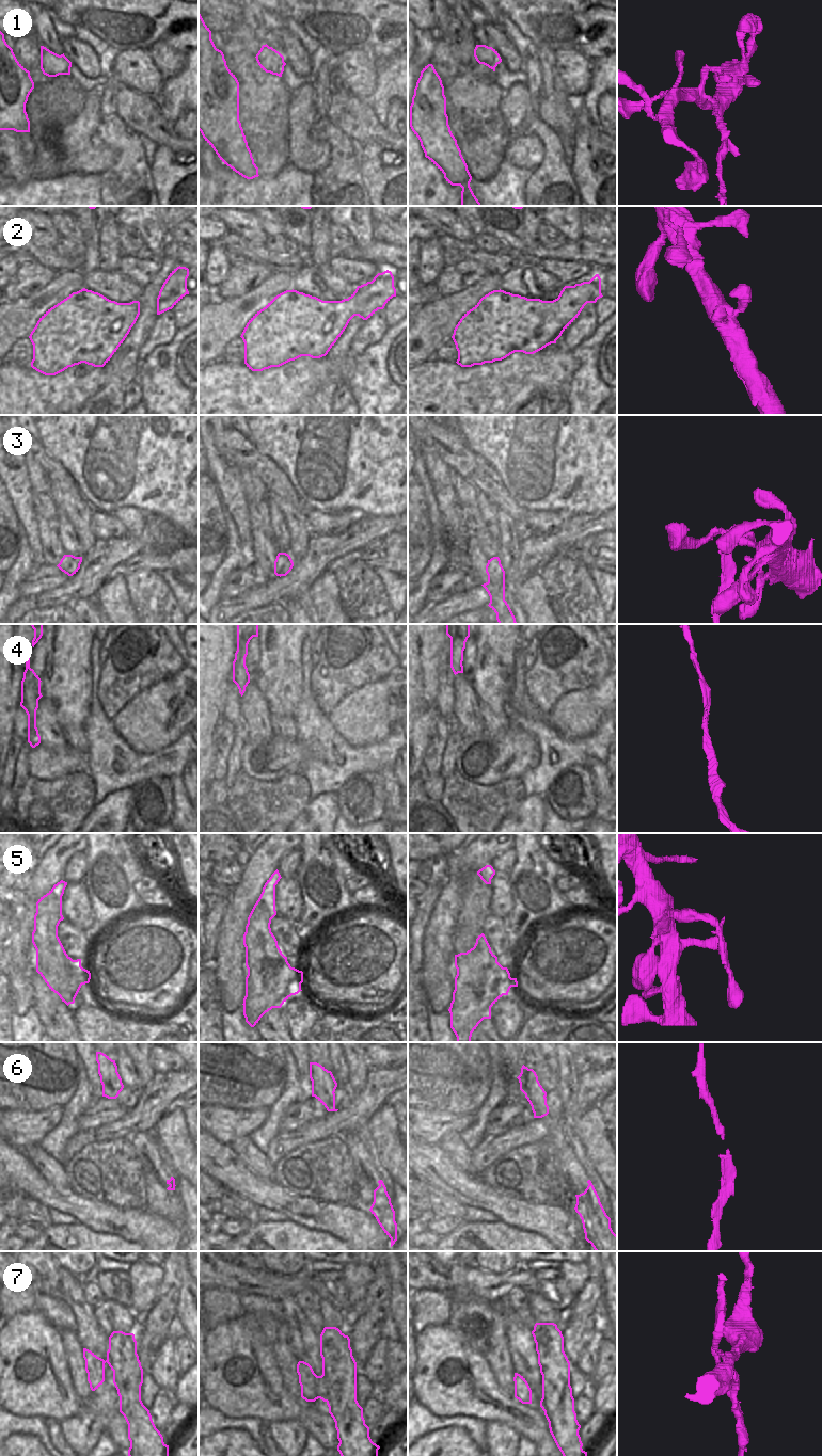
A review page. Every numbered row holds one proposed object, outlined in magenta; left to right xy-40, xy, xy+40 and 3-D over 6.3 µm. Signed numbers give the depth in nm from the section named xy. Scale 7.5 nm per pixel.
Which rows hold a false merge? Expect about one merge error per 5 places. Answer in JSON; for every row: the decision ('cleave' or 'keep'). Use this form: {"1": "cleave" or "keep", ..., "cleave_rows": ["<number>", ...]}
{"1": "cleave", "2": "keep", "3": "cleave", "4": "keep", "5": "keep", "6": "keep", "7": "cleave", "cleave_rows": ["1", "3", "7"]}

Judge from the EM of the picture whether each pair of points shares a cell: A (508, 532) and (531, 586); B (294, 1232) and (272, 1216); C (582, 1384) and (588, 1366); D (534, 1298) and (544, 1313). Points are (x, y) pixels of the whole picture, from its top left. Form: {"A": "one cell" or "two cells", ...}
{"A": "two cells", "B": "two cells", "C": "two cells", "D": "one cell"}

